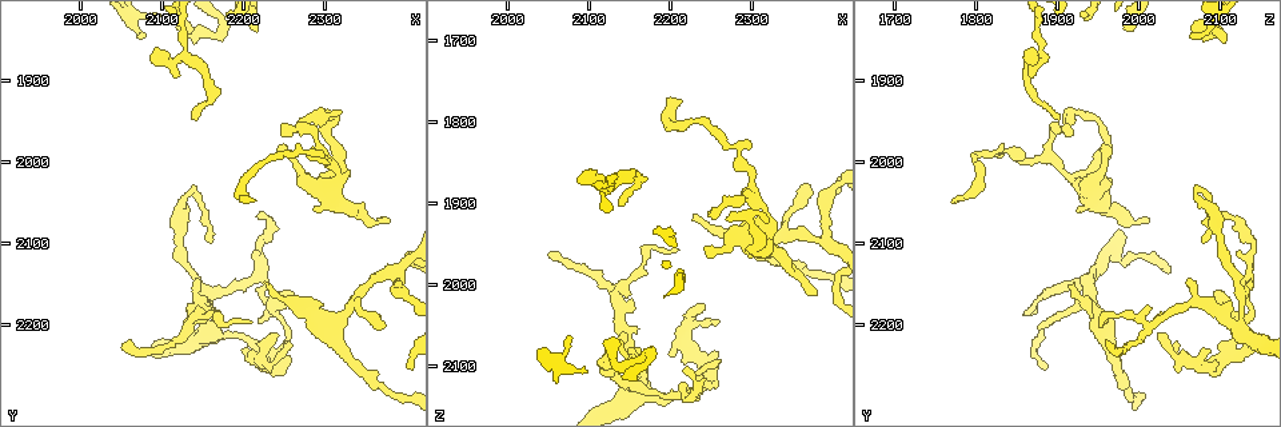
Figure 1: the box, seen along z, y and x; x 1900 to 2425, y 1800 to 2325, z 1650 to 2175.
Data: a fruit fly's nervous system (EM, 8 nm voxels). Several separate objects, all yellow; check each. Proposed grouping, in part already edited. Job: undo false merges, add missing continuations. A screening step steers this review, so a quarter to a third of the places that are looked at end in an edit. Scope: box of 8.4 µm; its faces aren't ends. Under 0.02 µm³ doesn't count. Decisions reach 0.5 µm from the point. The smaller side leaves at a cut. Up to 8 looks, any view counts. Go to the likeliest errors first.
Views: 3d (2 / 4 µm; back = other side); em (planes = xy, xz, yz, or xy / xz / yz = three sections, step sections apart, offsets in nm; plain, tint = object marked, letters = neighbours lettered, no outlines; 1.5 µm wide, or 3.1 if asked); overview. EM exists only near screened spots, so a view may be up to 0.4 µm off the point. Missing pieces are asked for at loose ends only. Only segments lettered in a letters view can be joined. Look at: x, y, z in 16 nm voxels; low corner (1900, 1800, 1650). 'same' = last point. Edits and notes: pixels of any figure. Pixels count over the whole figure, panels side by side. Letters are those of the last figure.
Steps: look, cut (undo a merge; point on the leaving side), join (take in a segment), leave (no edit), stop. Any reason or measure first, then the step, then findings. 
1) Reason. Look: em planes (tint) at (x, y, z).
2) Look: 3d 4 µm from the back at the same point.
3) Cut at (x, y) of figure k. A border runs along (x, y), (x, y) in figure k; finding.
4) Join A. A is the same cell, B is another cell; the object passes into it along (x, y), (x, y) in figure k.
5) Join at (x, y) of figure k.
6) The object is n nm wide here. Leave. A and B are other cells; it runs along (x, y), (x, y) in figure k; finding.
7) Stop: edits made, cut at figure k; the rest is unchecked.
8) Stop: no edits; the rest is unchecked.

An open end. Look: em planes (letters) at (2245, 1980, 1950).

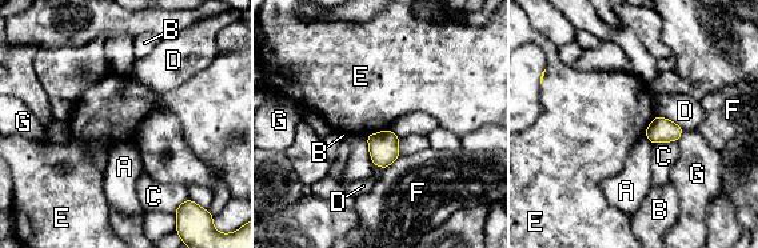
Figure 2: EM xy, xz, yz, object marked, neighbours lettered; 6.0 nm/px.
The object is 160 nm wide here. Leave. A, B, C, D, E, F and G are other cells; a border runs along (389, 128), (366, 136) in figure 2; none of them fits.

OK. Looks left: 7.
An open end. Look: 3d 4 µm at (2225, 2145, 1920).

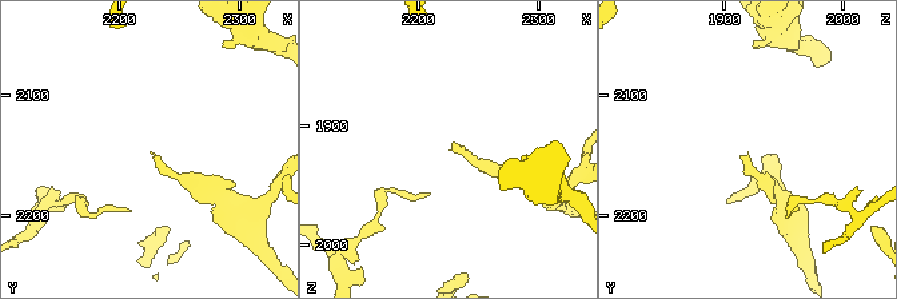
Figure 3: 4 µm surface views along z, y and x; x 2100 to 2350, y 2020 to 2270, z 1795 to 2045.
Look: em xy step 8 (letters) at (2226, 2148, 1922).

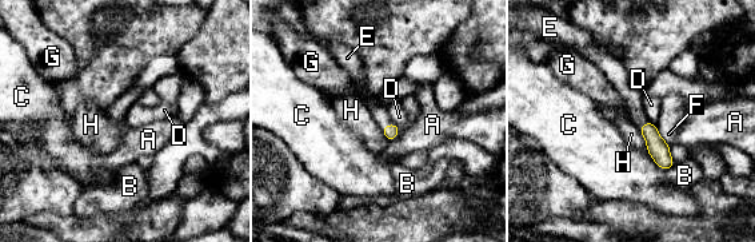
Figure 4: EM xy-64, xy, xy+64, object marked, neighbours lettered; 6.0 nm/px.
Look: em planes (letters) at the same point.

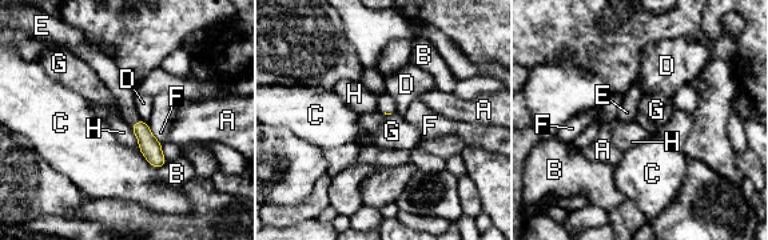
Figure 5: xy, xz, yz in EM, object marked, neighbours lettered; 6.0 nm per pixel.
Join E. E is the same cell, A, B, C, D, F, G and H are other cells; it goes on there.

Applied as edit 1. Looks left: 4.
Tapers out. Look: 3d 4 µm at (2215, 2060, 2105).

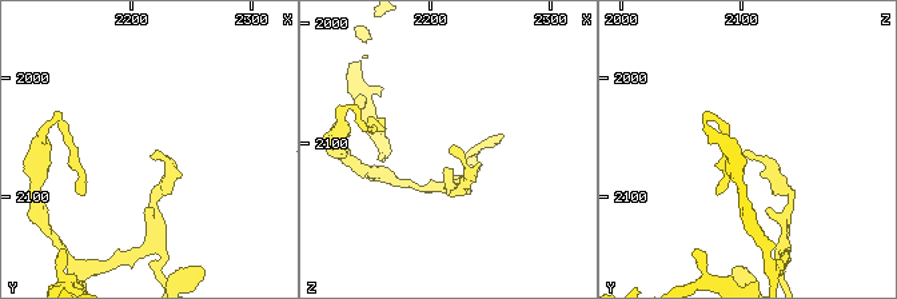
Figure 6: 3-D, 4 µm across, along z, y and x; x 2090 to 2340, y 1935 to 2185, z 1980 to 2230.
Look: em planes (letters) at (2218, 2062, 2102).

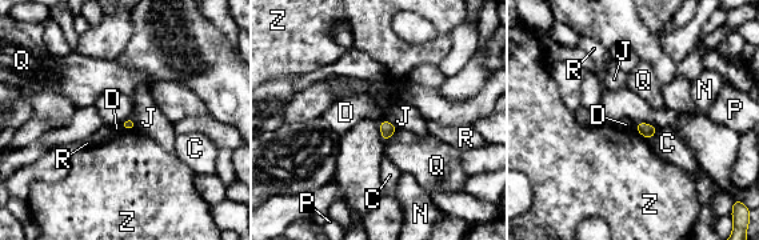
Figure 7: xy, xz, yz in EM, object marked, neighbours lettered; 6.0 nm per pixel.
Leave. C, D, J, N, P, Q, R and Z are other cells; a border runs along (634, 123), (635, 128) in figure 7; none of them fits.

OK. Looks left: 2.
Stop: edits made, join at figure 5; the rest is unchecked.

